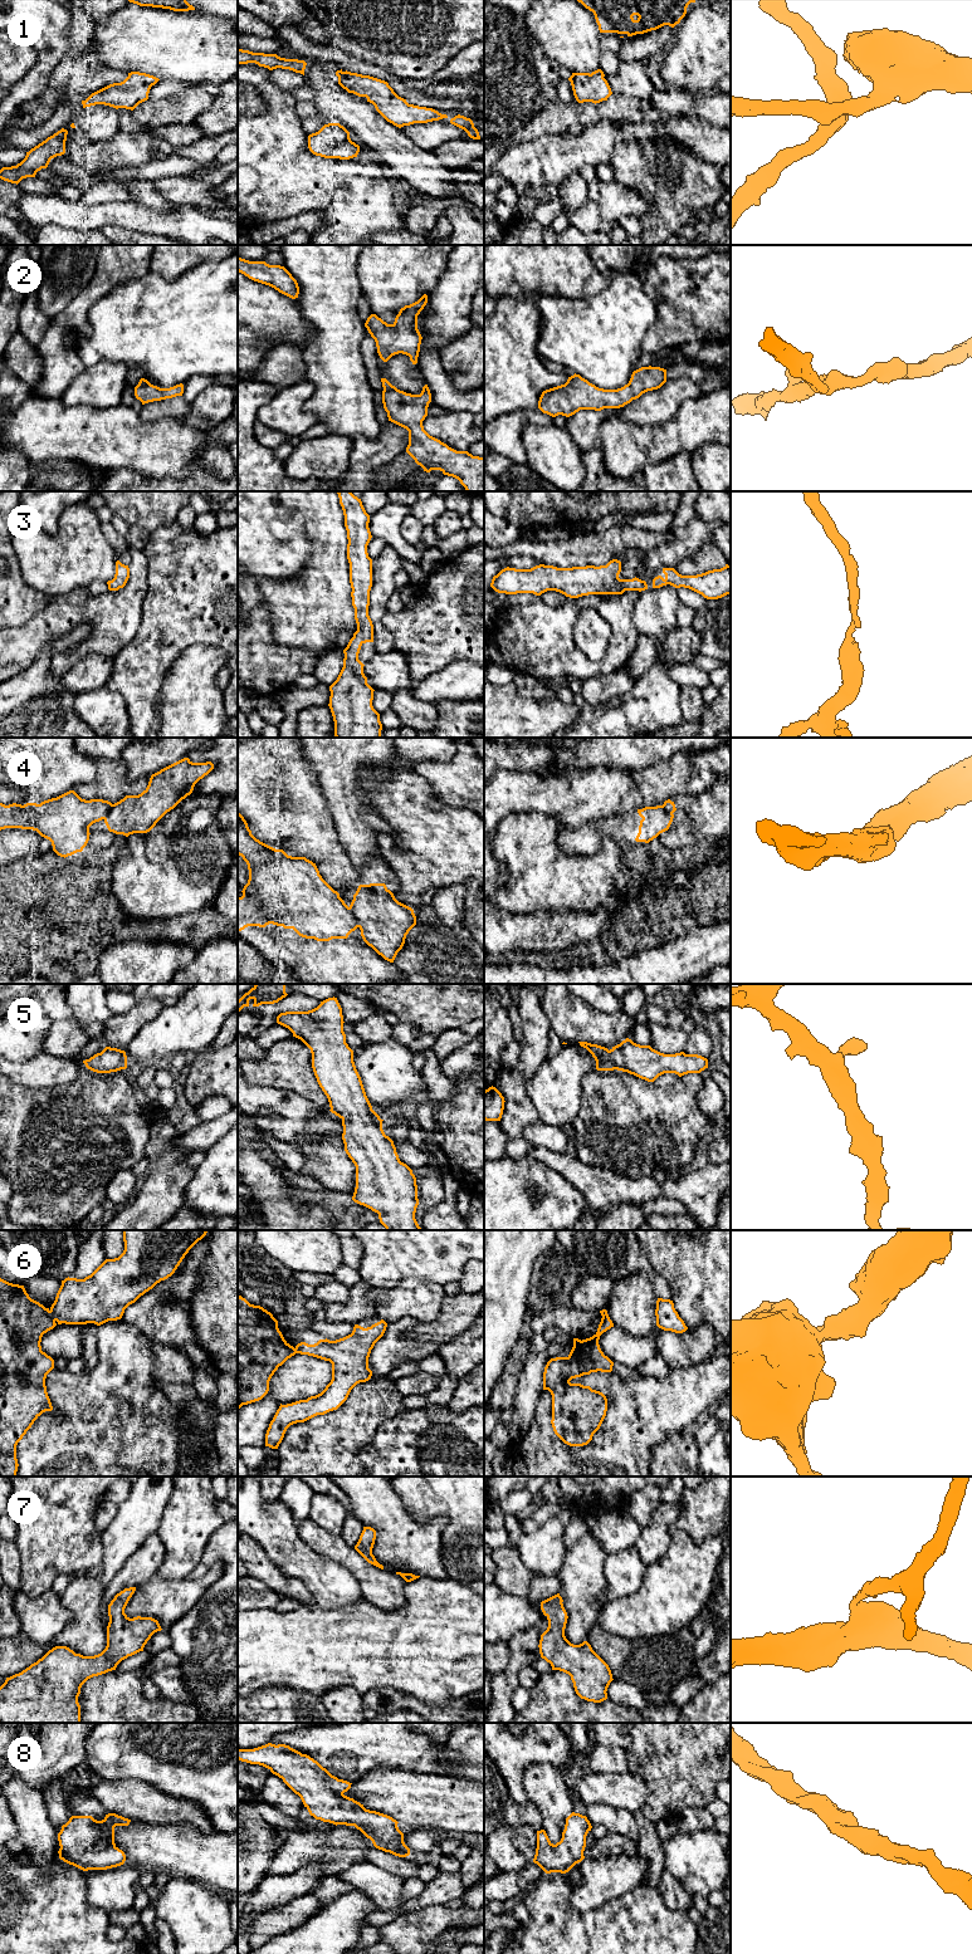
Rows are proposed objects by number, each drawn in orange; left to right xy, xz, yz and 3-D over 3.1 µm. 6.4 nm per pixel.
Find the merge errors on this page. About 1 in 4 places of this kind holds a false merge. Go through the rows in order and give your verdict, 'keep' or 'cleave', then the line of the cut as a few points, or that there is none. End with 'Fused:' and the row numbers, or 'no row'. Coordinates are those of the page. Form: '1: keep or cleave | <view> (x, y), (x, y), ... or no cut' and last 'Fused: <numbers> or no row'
1: keep | no cut
2: keep | no cut
3: keep | no cut
4: cleave | xz (348, 907), (358, 926)
5: keep | no cut
6: cleave | xy (48, 1311), (55, 1320)
7: keep | no cut
8: keep | no cut
Fused: 4, 6

